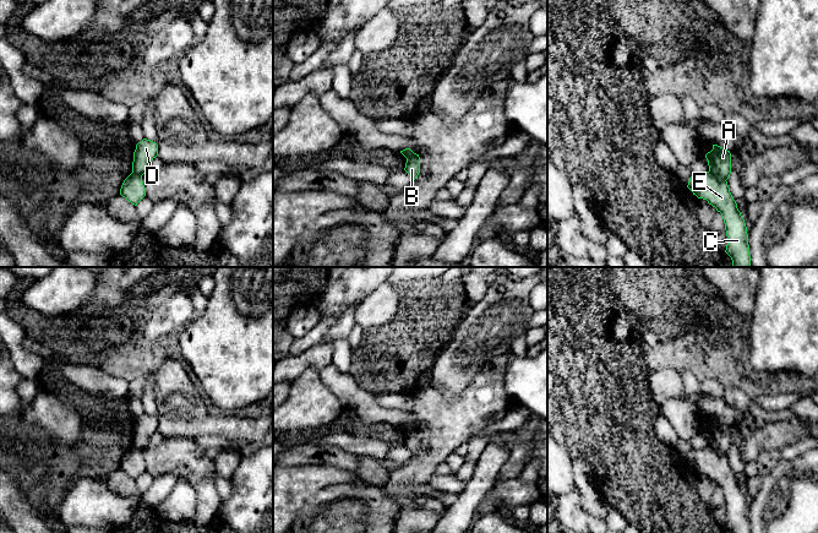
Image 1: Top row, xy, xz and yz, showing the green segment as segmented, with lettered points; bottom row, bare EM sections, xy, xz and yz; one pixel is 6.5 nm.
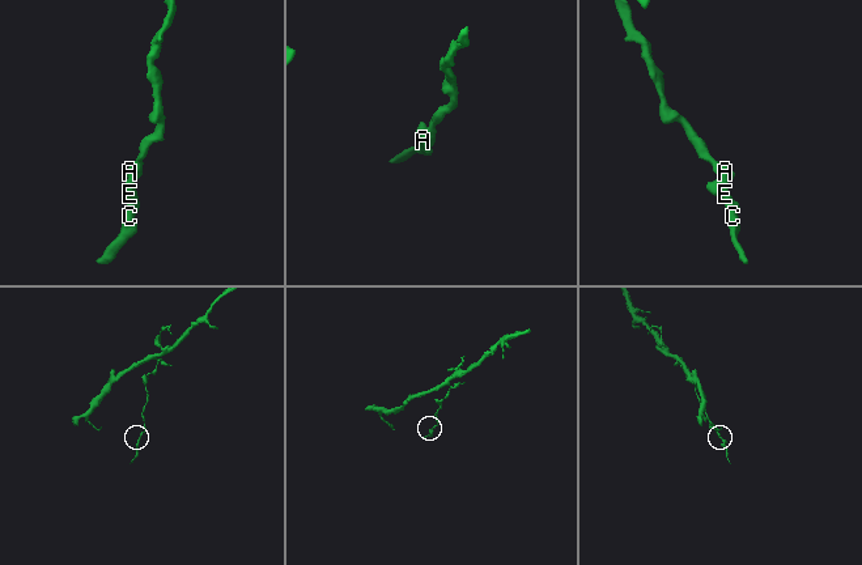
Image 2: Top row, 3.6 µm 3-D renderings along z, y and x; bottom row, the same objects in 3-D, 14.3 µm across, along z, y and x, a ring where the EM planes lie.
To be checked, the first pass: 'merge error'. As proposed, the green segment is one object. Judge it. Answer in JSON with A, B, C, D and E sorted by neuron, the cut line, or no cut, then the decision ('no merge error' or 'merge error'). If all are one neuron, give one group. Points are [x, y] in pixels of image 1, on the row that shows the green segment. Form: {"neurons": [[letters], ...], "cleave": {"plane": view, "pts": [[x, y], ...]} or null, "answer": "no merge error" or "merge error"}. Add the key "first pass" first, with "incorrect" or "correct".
{"first pass": "correct", "neurons": [["A", "B", "D"], ["C", "E"]], "cleave": {"plane": "yz", "pts": [[709, 170], [725, 180]]}, "answer": "merge error"}

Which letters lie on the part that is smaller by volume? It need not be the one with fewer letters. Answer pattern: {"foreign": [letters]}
{"foreign": ["C", "E"]}

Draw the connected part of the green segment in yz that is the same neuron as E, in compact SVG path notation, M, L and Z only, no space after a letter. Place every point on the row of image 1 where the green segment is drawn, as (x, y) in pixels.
M707 172L692 174L687 187L693 195L707 200L721 213L727 236L725 252L731 257L732 267L751 267L747 227L730 192L727 181Z

